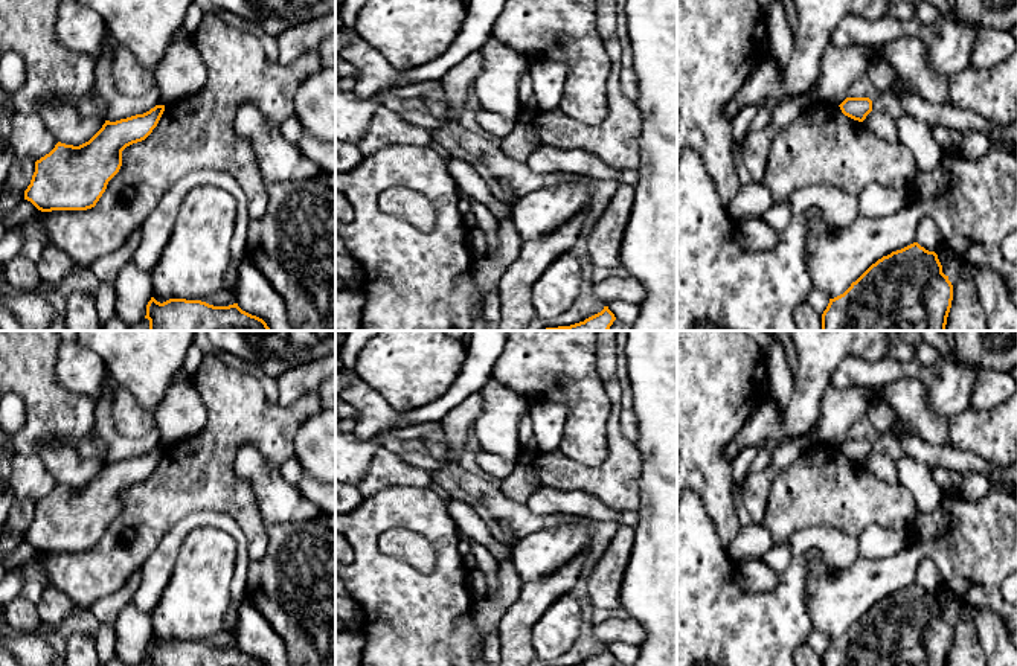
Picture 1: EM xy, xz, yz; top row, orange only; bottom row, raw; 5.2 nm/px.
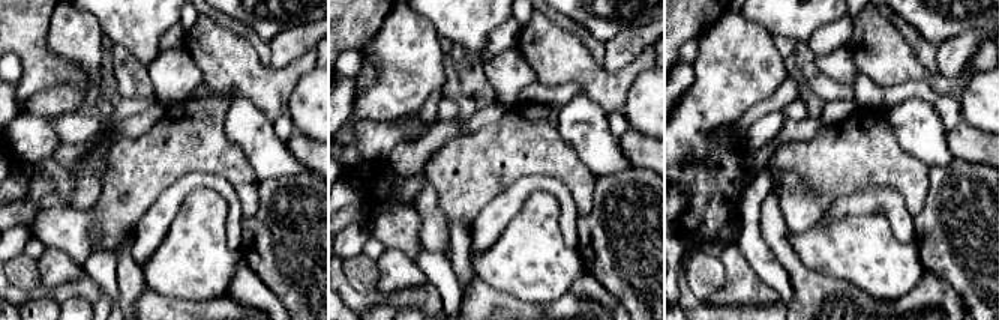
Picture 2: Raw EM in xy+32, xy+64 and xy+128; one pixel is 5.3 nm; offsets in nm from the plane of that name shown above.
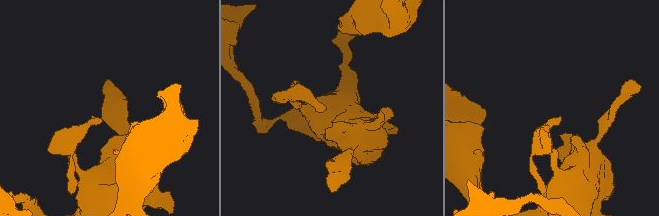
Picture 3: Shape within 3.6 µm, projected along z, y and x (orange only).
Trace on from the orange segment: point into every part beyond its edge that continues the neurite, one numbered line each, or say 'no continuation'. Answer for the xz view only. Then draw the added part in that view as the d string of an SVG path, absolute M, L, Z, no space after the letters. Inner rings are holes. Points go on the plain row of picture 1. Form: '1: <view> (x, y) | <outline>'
no continuation

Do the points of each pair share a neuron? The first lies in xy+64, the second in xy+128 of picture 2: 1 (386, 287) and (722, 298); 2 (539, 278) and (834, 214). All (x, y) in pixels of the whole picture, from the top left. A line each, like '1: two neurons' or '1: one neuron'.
1: one neuron
2: two neurons

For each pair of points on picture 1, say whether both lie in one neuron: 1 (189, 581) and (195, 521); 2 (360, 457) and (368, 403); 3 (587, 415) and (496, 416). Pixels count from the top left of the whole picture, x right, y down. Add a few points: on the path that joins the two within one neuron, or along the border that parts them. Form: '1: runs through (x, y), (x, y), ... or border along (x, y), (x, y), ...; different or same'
1: border along (229, 531), (220, 526), (195, 528), (174, 561); different
2: border along (378, 432), (365, 439), (359, 439), (351, 433); different
3: border along (499, 381), (531, 401); different

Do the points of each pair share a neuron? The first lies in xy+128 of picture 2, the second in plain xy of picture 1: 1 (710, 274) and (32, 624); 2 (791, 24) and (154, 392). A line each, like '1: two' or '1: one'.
1: one
2: one

